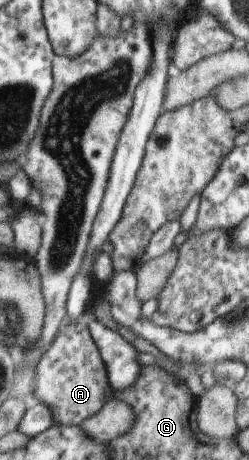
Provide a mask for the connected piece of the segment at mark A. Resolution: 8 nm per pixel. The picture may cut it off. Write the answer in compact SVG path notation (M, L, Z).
M86 318L72 323L63 322L54 341L35 366L27 399L44 404L51 412L53 424L77 427L105 404L103 398L109 388L109 375L105 374L99 362L87 322Z

